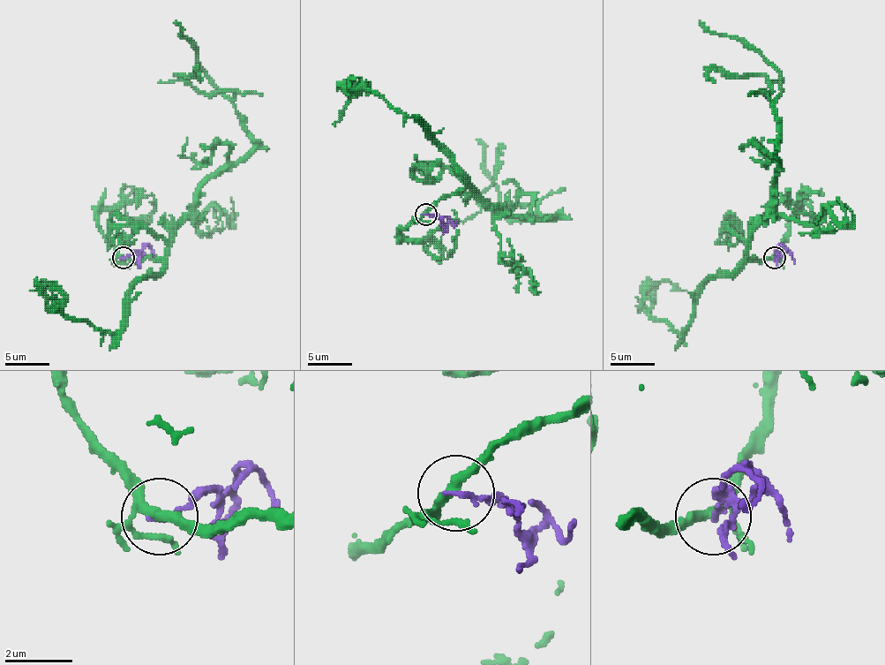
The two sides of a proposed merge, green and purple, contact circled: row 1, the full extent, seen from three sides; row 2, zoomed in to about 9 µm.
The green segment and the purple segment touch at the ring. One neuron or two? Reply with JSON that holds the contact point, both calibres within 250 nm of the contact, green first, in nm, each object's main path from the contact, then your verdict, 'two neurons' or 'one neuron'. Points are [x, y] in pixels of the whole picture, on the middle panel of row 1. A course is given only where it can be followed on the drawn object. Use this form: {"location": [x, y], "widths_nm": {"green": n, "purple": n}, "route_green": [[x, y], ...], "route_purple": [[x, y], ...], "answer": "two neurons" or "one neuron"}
{"location": [426, 214], "widths_nm": {"green": 240, "purple": 160}, "route_green": [[425, 215], [465, 188], [513, 216], [556, 219], [534, 206], [487, 210], [481, 203], [500, 148], [503, 154]], "route_purple": [[425, 215], [449, 221], [454, 225], [456, 221]], "answer": "one neuron"}

